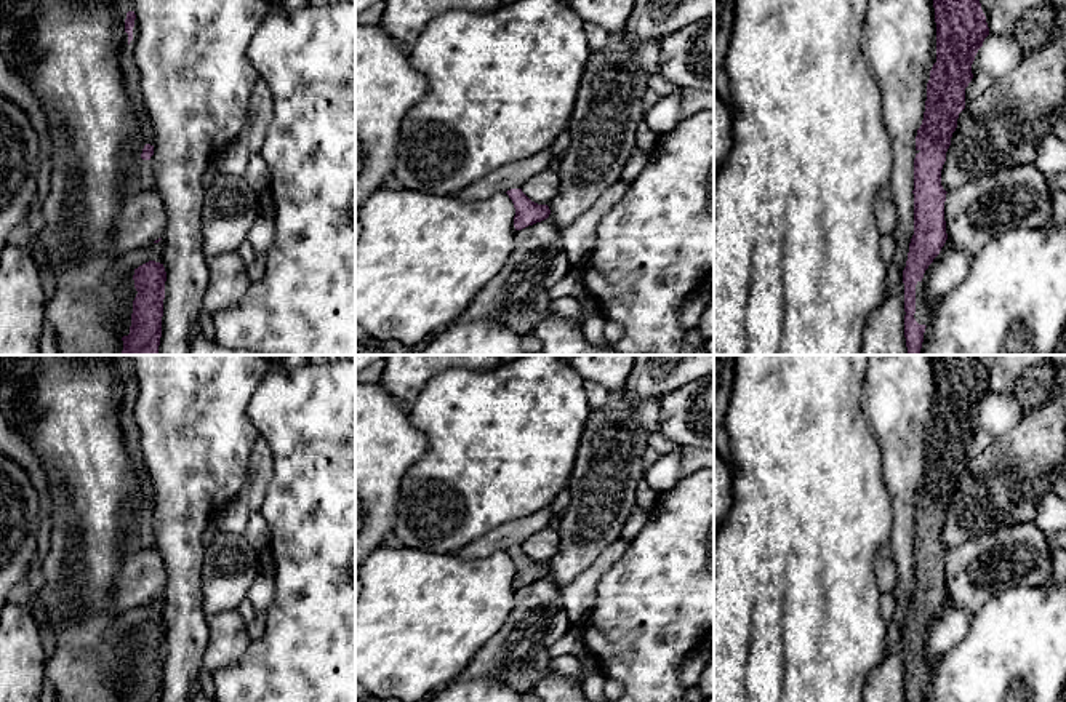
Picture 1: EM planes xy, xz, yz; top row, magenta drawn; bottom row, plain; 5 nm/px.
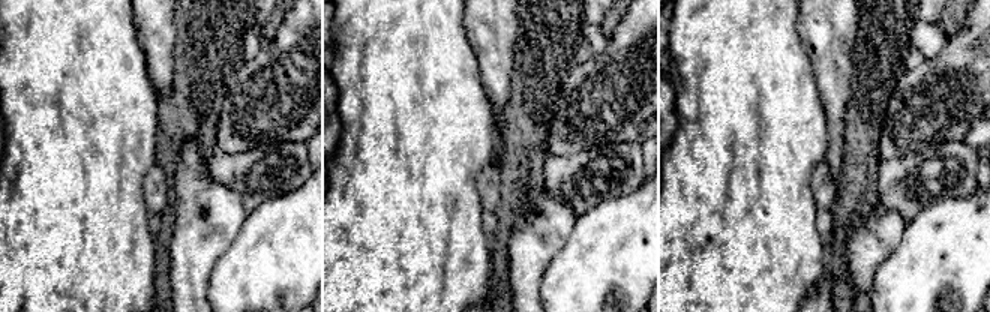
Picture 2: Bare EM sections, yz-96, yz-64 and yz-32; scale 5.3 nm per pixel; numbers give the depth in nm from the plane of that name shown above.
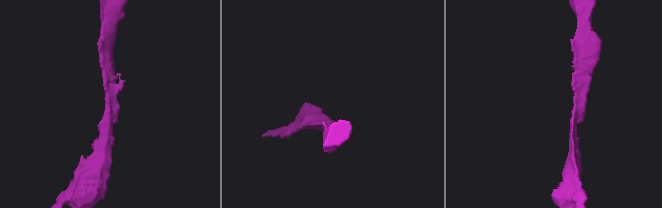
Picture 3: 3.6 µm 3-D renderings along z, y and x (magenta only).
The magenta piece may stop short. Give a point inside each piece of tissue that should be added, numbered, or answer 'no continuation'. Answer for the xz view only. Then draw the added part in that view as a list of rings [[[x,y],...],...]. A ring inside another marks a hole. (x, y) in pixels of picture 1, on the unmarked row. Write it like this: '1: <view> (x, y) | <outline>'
no continuation

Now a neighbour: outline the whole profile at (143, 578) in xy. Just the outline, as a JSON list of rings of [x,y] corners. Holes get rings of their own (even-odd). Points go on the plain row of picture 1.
[[[133,548],[125,555],[112,585],[112,609],[117,612],[146,606],[162,596],[166,587],[166,569],[157,548]]]

